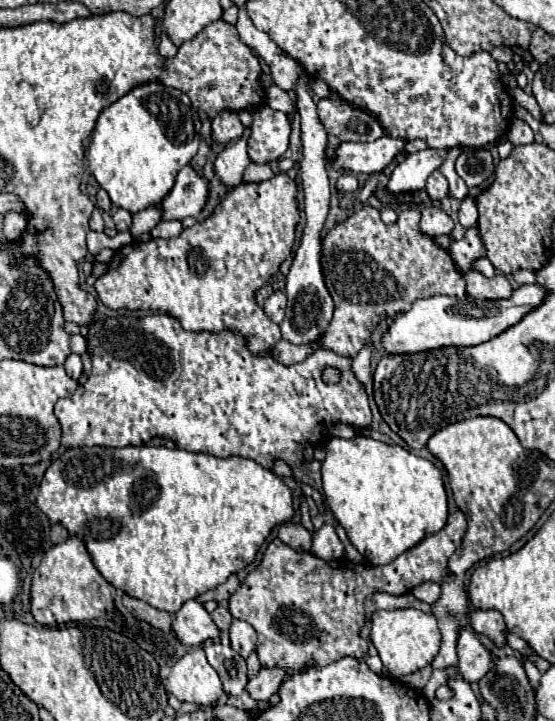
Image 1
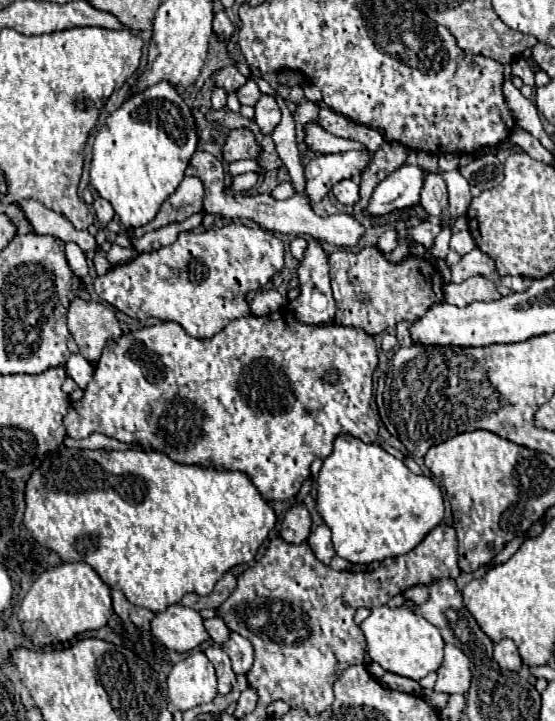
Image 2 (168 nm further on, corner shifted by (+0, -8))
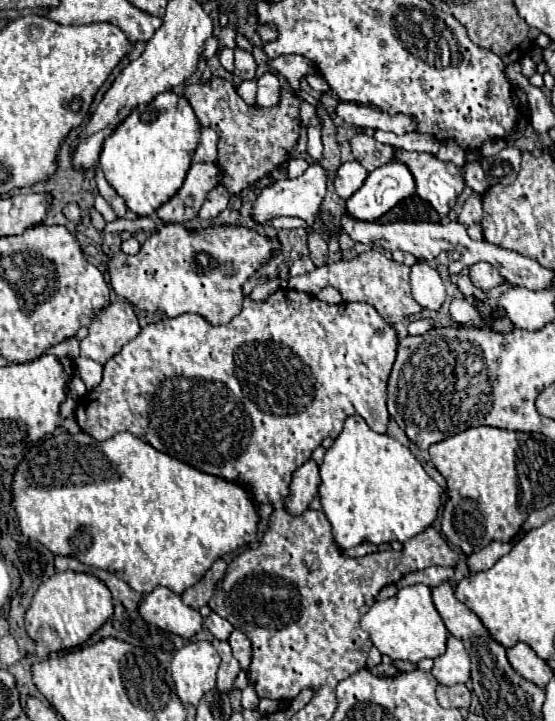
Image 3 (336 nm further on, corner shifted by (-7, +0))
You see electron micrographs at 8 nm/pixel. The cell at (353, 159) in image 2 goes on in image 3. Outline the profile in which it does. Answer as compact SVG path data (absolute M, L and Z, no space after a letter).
M312 163L300 177L296 179L280 179L274 181L272 185L268 185L256 199L254 203L254 213L252 219L258 223L264 223L272 217L280 217L280 215L290 215L290 217L300 217L302 221L308 223L308 227L314 225L316 215L320 211L320 203L324 199L326 193L326 181L328 181L328 173L320 163Z

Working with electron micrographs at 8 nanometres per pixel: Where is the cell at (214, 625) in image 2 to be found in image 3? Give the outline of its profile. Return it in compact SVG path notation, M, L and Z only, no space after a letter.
M210 613L206 619L204 619L204 625L210 629L210 633L220 639L220 641L226 641L230 637L230 633L234 631L234 627L224 619L220 617L218 613Z

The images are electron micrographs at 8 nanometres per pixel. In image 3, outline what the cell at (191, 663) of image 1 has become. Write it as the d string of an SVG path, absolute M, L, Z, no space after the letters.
M210 641L184 645L172 659L172 679L176 695L184 705L198 705L204 693L216 689L220 657Z

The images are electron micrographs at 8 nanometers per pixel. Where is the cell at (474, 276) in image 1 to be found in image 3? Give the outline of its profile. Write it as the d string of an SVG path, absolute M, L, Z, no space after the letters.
M488 263L472 265L470 267L470 279L478 289L484 289L484 291L504 283L504 277L496 269L492 269L492 265L488 265Z

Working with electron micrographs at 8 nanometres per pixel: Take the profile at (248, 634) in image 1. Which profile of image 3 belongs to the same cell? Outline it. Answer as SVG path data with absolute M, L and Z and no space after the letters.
M234 631L228 639L230 647L232 647L232 653L234 657L240 661L240 667L246 671L250 667L250 659L252 659L252 645L250 645L250 639L242 633L242 631Z

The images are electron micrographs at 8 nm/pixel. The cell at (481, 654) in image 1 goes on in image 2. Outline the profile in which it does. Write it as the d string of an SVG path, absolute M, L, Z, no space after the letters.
M445 645L445 659L437 669L435 691L465 695L469 691L469 683L471 683L469 659L455 645Z

